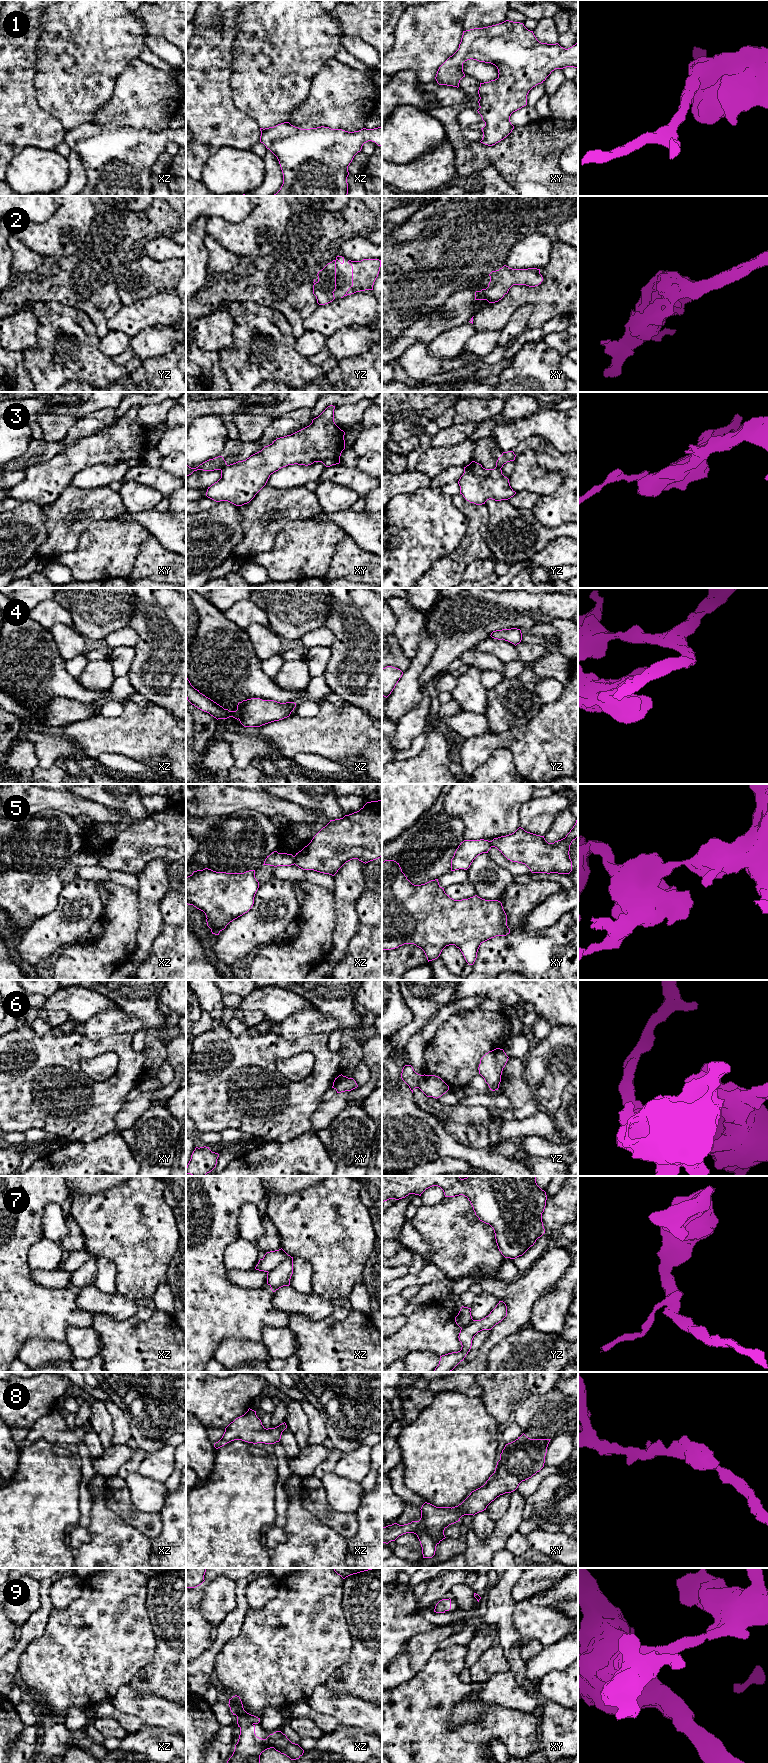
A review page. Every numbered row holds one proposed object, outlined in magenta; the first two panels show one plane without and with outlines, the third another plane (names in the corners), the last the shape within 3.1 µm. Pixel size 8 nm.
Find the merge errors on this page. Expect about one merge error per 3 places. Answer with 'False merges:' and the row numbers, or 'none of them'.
False merges: 3, 5, 6, 7

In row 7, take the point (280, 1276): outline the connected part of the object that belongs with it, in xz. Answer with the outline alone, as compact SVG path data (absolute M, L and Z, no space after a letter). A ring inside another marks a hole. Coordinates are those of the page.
M288 1255L276 1268L267 1273L267 1284L275 1292L283 1286L290 1285L293 1274L293 1257Z

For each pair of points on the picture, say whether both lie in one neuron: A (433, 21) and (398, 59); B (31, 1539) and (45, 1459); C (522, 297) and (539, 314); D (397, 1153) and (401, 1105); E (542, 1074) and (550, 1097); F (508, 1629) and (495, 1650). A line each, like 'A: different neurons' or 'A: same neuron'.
A: same neuron
B: same neuron
C: same neuron
D: same neuron
E: same neuron
F: different neurons

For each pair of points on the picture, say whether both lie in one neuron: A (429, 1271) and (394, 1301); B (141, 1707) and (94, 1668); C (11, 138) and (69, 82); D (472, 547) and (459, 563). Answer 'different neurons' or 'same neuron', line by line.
A: different neurons
B: different neurons
C: different neurons
D: same neuron

